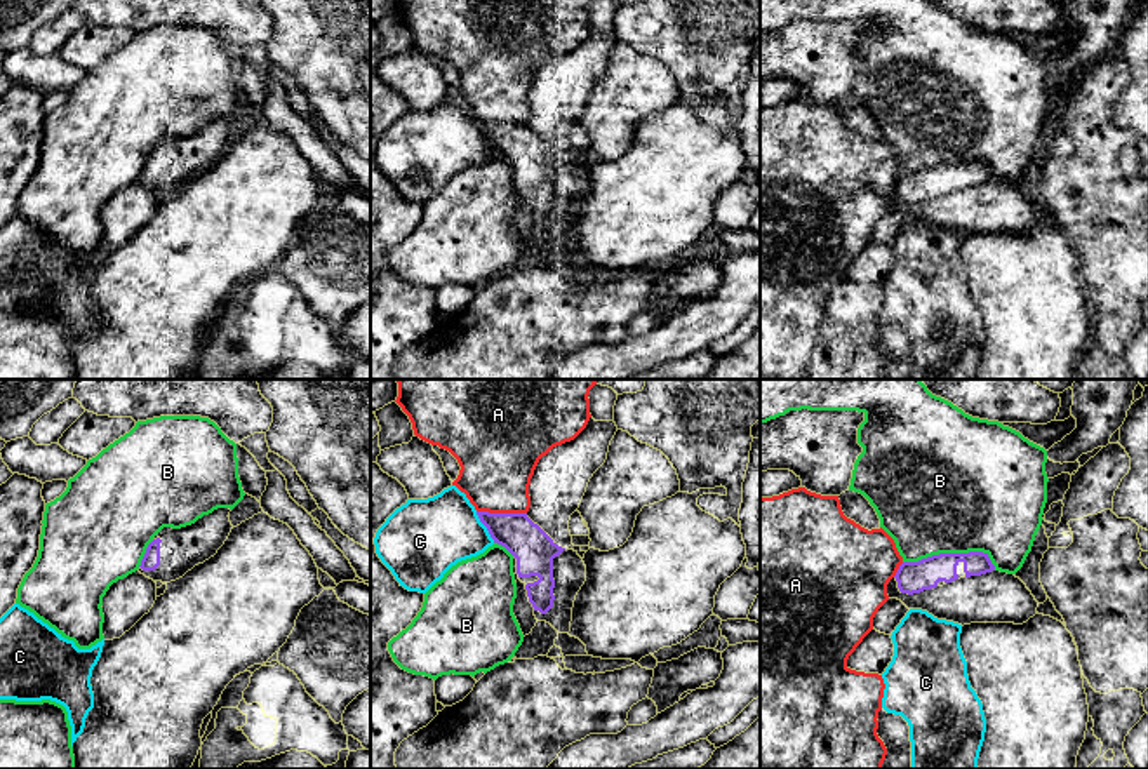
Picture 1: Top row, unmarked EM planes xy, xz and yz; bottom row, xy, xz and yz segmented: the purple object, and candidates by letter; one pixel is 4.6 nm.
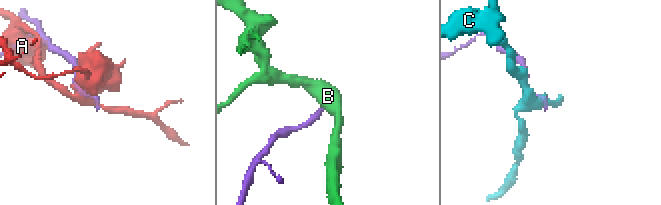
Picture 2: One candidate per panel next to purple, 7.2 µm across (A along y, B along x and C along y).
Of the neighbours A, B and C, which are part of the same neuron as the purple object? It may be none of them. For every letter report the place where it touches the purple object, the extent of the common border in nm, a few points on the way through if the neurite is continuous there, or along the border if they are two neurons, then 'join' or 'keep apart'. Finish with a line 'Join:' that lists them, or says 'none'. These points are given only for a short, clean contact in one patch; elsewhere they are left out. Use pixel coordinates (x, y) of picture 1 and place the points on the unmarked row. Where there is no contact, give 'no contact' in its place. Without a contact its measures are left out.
A: contact xz (501, 124); length 240 nm; keep apart
B: contact yz (952, 164); length 440 nm; keep apart
C: contact xz (486, 136); length 170 nm; keep apart
Join: none

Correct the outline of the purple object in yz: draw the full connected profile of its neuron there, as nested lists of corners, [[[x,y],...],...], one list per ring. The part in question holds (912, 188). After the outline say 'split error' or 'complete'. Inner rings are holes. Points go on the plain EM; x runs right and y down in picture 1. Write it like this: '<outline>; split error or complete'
[[[939,164],[918,172],[903,172],[896,183],[901,204],[920,204],[960,188],[981,186],[995,181],[988,164]]]; split error

